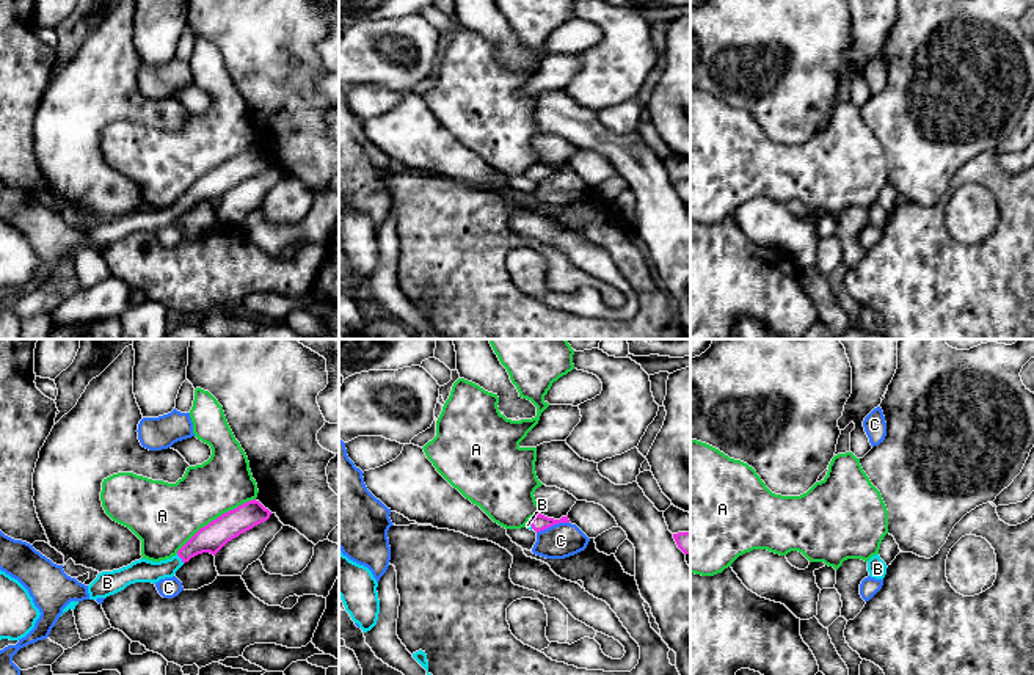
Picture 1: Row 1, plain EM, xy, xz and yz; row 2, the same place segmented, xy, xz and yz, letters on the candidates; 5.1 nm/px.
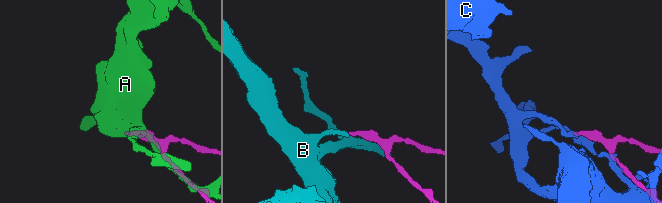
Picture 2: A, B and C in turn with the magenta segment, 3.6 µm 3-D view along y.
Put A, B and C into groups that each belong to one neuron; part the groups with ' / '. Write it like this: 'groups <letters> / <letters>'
groups A / B / C

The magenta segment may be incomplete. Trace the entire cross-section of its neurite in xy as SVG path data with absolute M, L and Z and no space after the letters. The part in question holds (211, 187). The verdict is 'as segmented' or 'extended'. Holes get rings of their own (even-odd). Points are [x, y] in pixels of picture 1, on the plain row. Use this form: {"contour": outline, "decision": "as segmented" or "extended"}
{"contour": "M248 149L201 176L171 207L160 210L140 207L119 218L99 221L88 234L89 248L107 246L135 231L155 232L173 226L191 206L202 201L215 204L228 190L267 170L270 163L271 160L259 149Z", "decision": "extended"}

